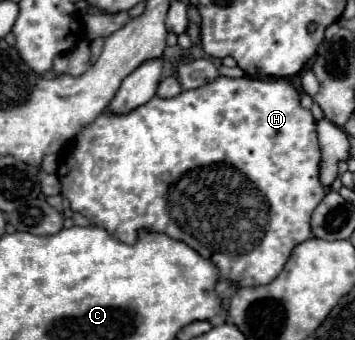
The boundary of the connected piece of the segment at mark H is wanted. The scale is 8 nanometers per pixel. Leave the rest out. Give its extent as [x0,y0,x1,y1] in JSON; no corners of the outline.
[58,77,326,289]

